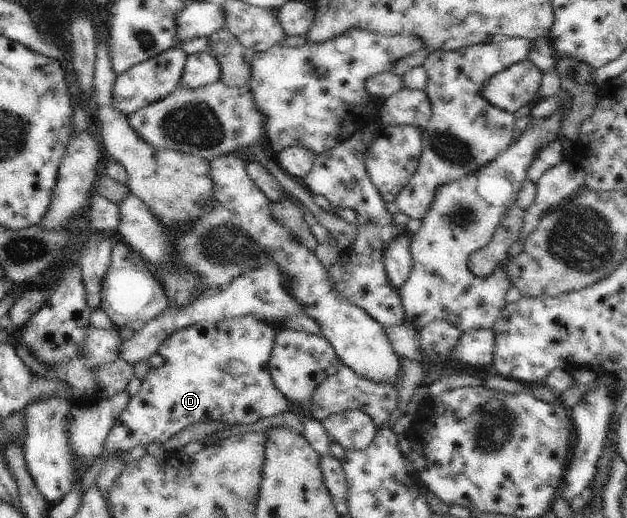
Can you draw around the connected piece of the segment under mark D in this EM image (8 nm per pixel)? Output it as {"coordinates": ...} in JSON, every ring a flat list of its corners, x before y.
{"coordinates":[[237,316,222,322,210,322,205,320,173,334,169,339,166,339,157,350,157,353,164,357,164,364,161,367,151,368,150,371,148,371,146,378,141,381,142,386,140,387,140,391,129,399,126,408,117,416,114,426,110,429,108,436,106,437,103,450,115,450,115,452,123,450,124,452,128,452,139,449,142,446,148,447,155,442,164,444,166,441,169,441,172,437,175,437,180,433,180,431,201,422,217,421,218,423,222,423,223,426,234,426,239,424,248,425,254,424,260,419,268,419,268,417,288,411,290,405,288,399,276,388,269,369,269,360,272,349,274,348,273,344,276,333,277,332,272,327,272,323,265,321,262,318,257,318,255,316]]}

